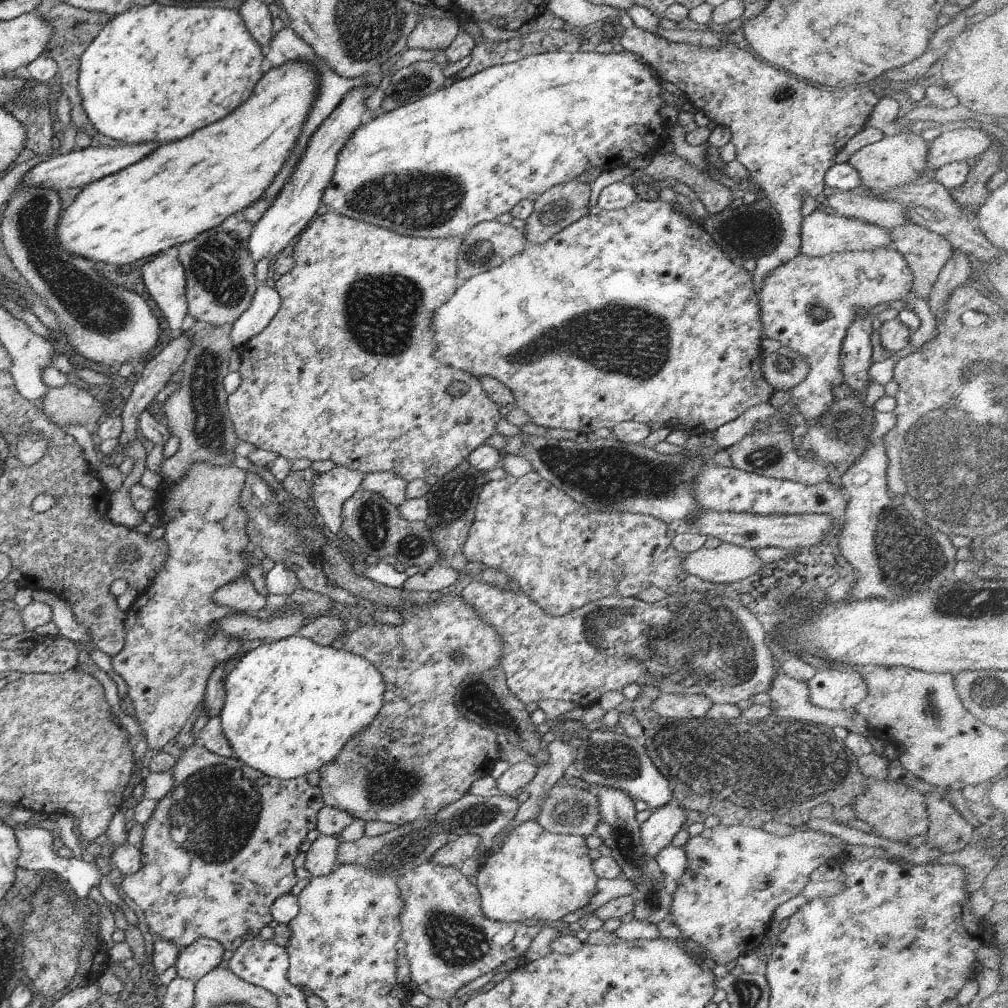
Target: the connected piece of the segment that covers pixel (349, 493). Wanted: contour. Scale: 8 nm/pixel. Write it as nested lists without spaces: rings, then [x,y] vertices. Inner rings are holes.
[[[334,467],[327,473],[316,475],[313,479],[311,499],[318,507],[320,520],[324,522],[330,531],[335,534],[342,529],[343,523],[343,504],[352,497],[360,488],[364,473],[350,469],[349,467]]]

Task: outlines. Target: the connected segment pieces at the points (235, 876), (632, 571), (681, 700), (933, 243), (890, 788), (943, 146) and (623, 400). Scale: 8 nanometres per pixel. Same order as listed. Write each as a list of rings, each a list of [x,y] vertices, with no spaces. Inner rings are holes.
[[[201,743],[186,744],[182,757],[178,758],[178,764],[170,770],[170,774],[174,777],[174,786],[170,792],[161,798],[161,802],[156,811],[144,824],[145,832],[143,834],[142,849],[143,865],[138,872],[131,875],[125,875],[122,882],[122,893],[126,894],[130,899],[142,909],[146,928],[149,932],[162,937],[163,939],[173,942],[179,950],[186,948],[199,938],[213,938],[224,946],[225,950],[235,951],[243,942],[259,937],[259,932],[268,926],[273,920],[271,913],[272,905],[277,898],[289,893],[299,878],[294,873],[294,858],[299,853],[298,848],[306,834],[310,830],[317,828],[317,820],[319,810],[325,805],[320,787],[311,786],[306,777],[296,777],[295,779],[279,779],[278,777],[269,777],[260,771],[245,765],[239,758],[223,757],[210,752]]]
[[[532,469],[529,473],[522,477],[514,477],[513,475],[504,476],[500,480],[493,480],[482,485],[480,490],[478,506],[475,512],[475,519],[469,536],[463,548],[463,554],[467,557],[470,563],[482,562],[488,568],[493,568],[495,572],[500,572],[506,578],[514,580],[519,584],[522,593],[526,593],[532,602],[535,602],[544,612],[547,612],[553,617],[561,617],[569,612],[574,612],[591,602],[597,601],[606,597],[636,597],[639,592],[644,589],[654,588],[670,588],[674,584],[679,584],[683,578],[688,578],[689,572],[683,569],[683,562],[688,558],[689,553],[678,552],[672,546],[672,539],[668,537],[666,531],[670,528],[665,522],[659,521],[650,515],[636,513],[619,513],[619,512],[597,512],[589,511],[584,505],[577,503],[572,497],[569,497],[565,492],[550,484],[548,480],[544,480],[538,472]]]
[[[661,694],[652,708],[664,718],[674,718],[680,722],[692,717],[706,716],[713,704],[710,697],[702,694]]]
[[[904,223],[891,228],[890,234],[892,246],[904,255],[910,270],[913,272],[913,292],[920,298],[928,300],[931,288],[939,279],[939,274],[944,268],[946,260],[952,256],[953,246],[951,242],[948,242],[947,238],[936,231],[914,223]]]
[[[865,780],[863,784],[867,791],[860,797],[859,792],[855,796],[855,808],[858,819],[871,824],[879,836],[888,838],[892,842],[904,841],[915,835],[925,835],[929,829],[929,812],[925,796],[914,792],[912,788],[901,783],[884,781]]]
[[[963,128],[941,133],[928,148],[927,172],[931,175],[943,164],[980,157],[993,144],[993,136],[982,129]]]
[[[658,198],[657,200],[643,200],[636,199],[631,205],[627,207],[616,209],[613,211],[602,210],[599,214],[587,214],[574,224],[567,226],[563,231],[555,234],[550,240],[547,240],[541,245],[528,244],[526,248],[516,256],[509,258],[506,262],[494,266],[483,273],[477,274],[472,278],[468,278],[466,283],[457,288],[454,296],[444,306],[440,306],[435,310],[431,327],[433,328],[433,335],[435,340],[433,343],[437,346],[437,357],[441,360],[443,365],[452,365],[461,371],[472,373],[475,377],[482,376],[482,374],[491,374],[497,378],[512,392],[515,400],[515,407],[524,409],[532,418],[534,424],[539,424],[546,428],[562,428],[562,430],[574,430],[579,432],[581,438],[584,438],[589,432],[600,430],[600,428],[612,428],[620,422],[644,422],[649,426],[658,422],[664,427],[684,428],[693,433],[699,431],[715,431],[719,426],[738,418],[747,408],[756,404],[768,404],[775,390],[768,384],[762,372],[763,360],[760,358],[762,340],[766,338],[763,333],[763,326],[759,317],[759,298],[753,291],[753,275],[746,271],[744,267],[736,266],[732,259],[715,243],[715,240],[702,228],[702,221],[682,215],[676,203],[666,202]]]

